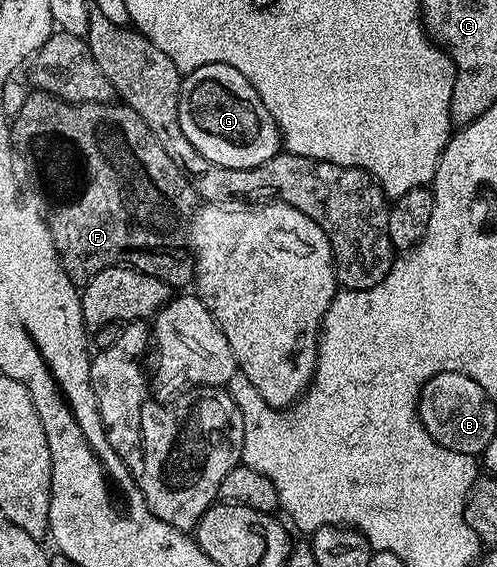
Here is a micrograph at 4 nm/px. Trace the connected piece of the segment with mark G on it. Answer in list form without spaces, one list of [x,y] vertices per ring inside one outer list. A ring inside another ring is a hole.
[[[226,64],[199,66],[182,79],[179,90],[179,126],[187,134],[191,146],[207,158],[228,168],[254,168],[282,151],[281,130],[271,118],[263,98],[255,94],[255,86]]]

